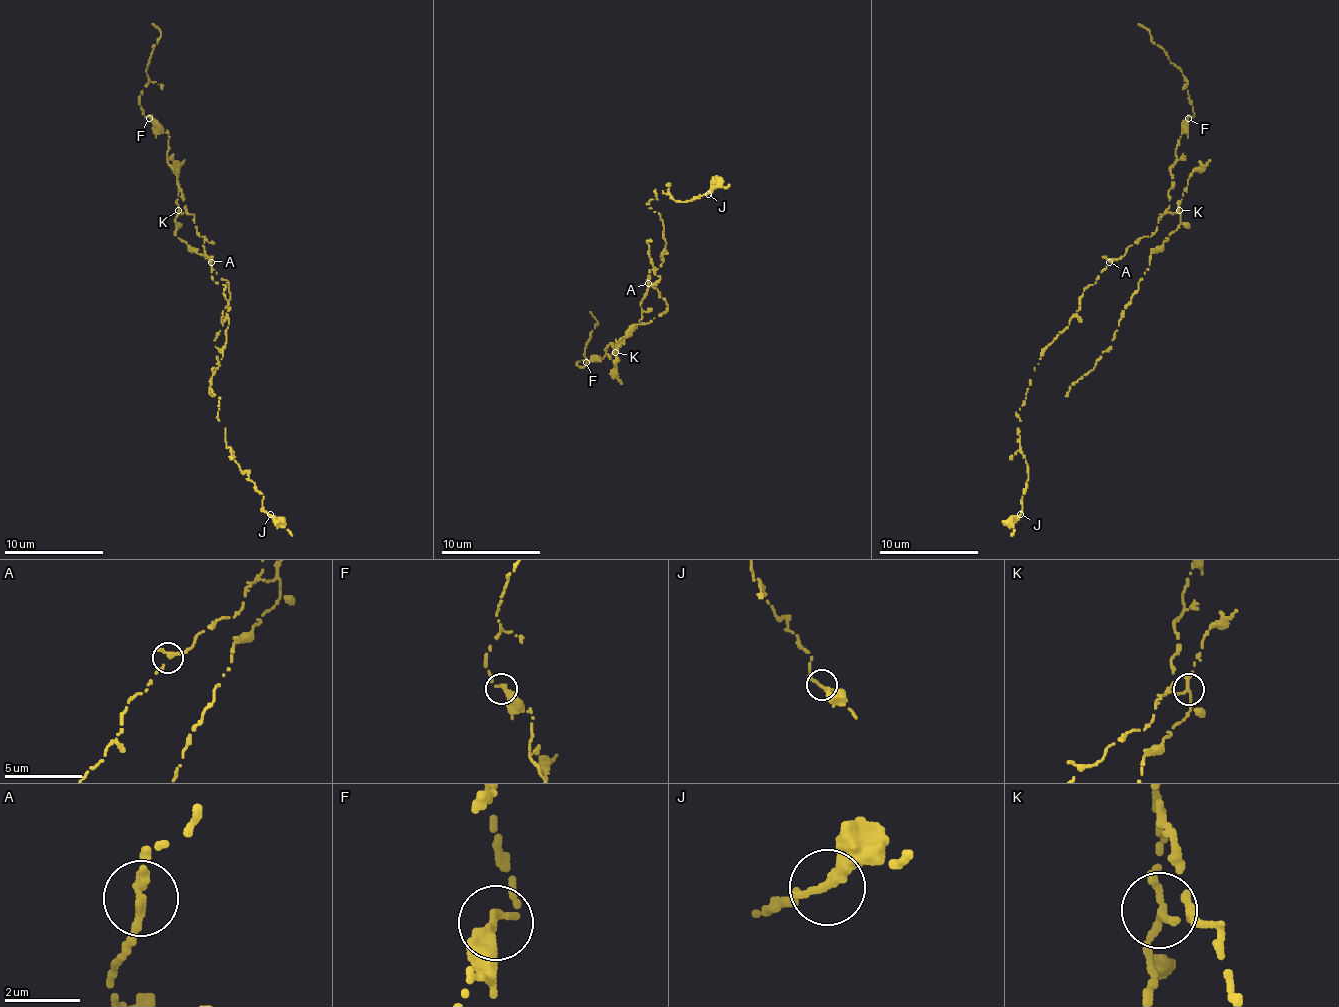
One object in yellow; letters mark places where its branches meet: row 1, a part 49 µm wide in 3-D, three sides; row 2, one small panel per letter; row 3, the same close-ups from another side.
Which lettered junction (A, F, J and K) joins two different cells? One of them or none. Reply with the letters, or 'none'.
K

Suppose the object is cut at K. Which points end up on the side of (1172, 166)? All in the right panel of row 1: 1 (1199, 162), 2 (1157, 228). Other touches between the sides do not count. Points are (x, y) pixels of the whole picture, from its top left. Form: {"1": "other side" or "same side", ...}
{"1": "other side", "2": "same side"}

